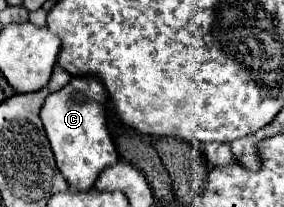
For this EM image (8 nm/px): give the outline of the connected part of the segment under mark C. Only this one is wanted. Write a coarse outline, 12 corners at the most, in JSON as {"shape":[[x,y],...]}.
{"shape":[[72,77],[40,111],[56,165],[92,189],[118,153],[98,79]]}

